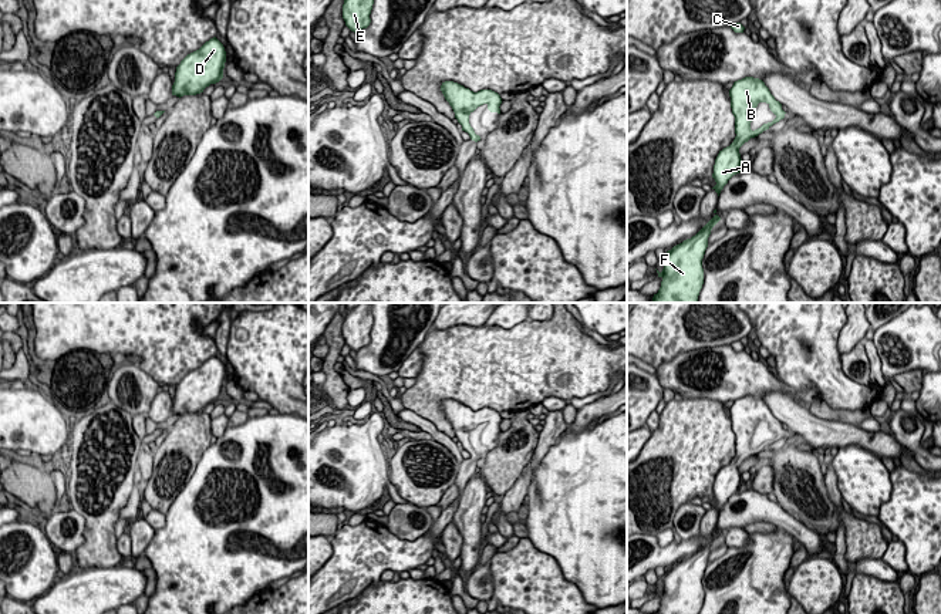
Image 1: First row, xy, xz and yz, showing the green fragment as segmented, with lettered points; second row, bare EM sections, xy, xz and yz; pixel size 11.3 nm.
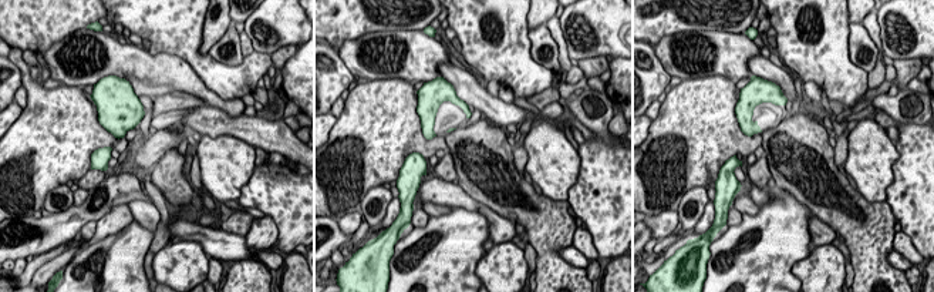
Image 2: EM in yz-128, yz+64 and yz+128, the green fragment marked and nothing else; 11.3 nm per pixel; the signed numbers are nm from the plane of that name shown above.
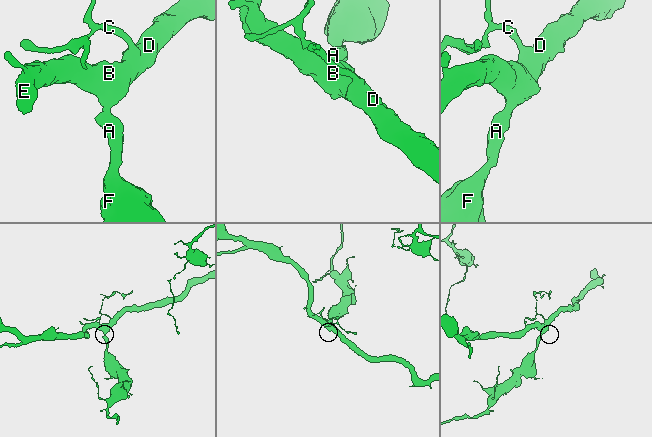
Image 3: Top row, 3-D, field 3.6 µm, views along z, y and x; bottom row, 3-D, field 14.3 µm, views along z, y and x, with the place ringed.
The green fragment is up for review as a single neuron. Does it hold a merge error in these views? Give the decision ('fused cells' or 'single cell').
single cell

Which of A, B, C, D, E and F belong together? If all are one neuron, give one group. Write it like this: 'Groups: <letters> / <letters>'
Groups: A B C D E F

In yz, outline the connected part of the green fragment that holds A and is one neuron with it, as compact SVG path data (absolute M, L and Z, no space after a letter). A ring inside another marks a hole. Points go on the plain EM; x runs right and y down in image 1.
M745 395L735 399L729 408L729 415L732 432L735 435L736 455L729 465L719 469L715 478L712 496L716 503L712 507L718 512L718 515L728 499L742 489L739 466L751 456L758 455L773 442L783 438L786 432L782 428L782 422L775 418L769 406L759 397ZM759 421L766 421L776 436L772 441L763 442L760 446L752 449L751 441Z

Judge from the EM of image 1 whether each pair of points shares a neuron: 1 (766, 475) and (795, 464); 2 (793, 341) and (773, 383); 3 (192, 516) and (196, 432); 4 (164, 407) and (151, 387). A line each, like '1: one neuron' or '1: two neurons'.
1: two neurons
2: two neurons
3: two neurons
4: two neurons

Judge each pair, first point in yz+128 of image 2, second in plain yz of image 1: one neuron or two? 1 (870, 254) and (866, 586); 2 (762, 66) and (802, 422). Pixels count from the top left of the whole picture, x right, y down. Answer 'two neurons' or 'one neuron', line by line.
1: one neuron
2: one neuron

